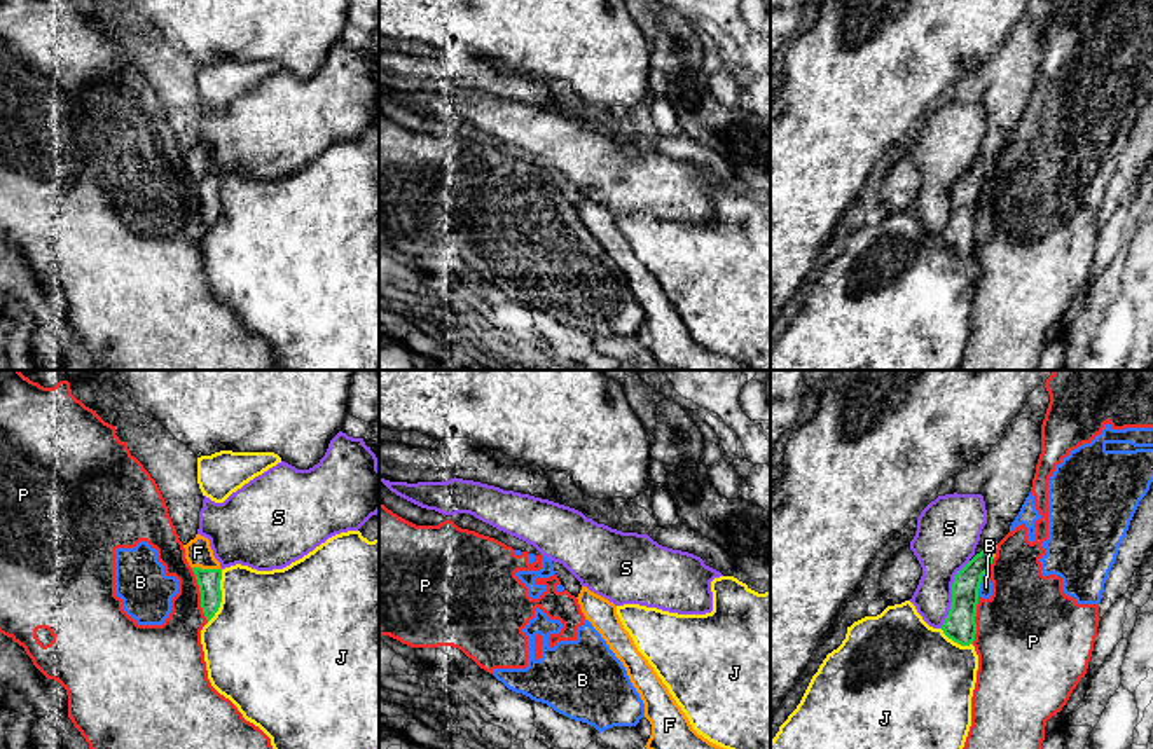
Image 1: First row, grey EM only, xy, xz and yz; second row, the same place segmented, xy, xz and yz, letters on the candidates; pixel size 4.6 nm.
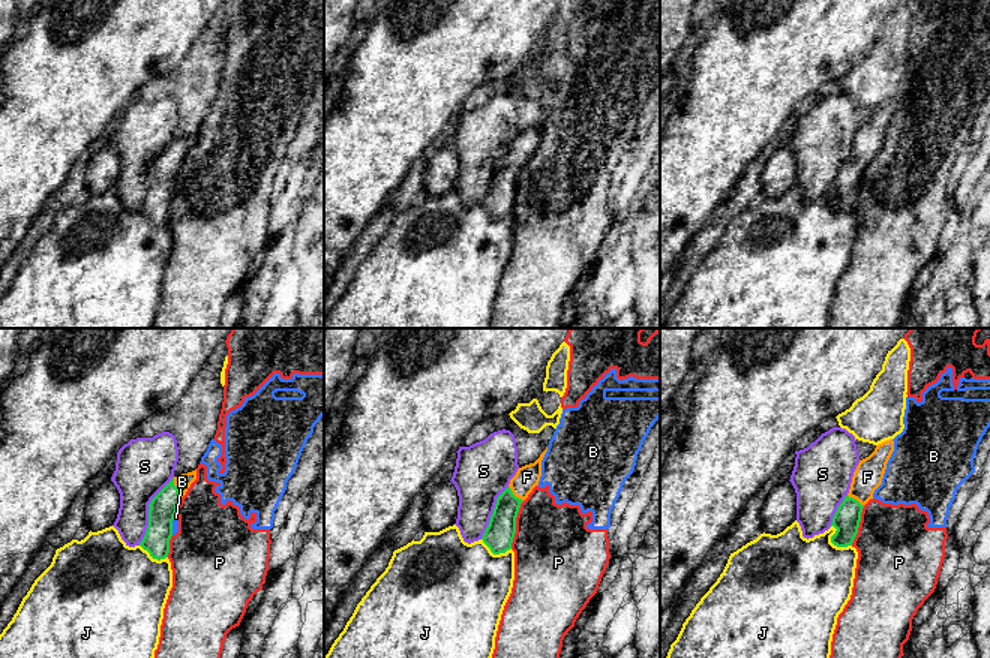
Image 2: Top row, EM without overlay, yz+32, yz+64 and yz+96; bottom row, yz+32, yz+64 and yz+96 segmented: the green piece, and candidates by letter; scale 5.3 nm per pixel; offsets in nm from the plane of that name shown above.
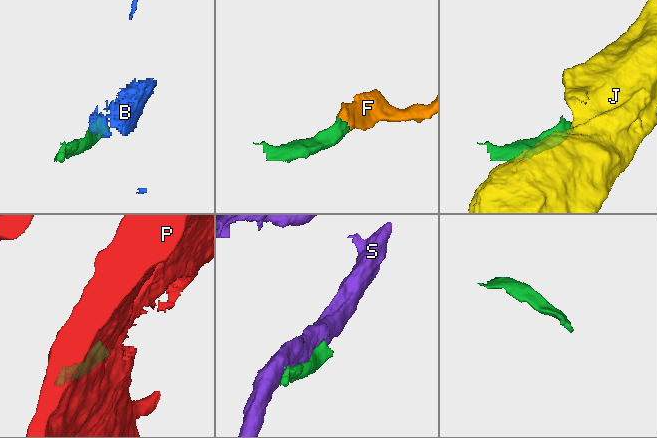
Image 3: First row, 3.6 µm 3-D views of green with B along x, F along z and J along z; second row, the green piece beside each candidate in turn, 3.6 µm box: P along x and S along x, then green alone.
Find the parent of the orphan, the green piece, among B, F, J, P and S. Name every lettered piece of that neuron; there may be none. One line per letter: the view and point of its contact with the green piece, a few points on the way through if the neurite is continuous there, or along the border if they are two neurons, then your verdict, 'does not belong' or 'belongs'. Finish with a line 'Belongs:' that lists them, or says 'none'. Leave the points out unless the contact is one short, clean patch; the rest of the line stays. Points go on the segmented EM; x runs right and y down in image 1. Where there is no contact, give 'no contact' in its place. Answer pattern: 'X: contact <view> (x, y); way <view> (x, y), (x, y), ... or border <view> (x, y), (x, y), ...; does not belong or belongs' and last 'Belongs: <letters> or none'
B: contact yz (980, 582); border yz (987, 570), (977, 596); does not belong
F: contact xy (207, 570); way xy (208, 580), (207, 570), (198, 552); belongs
J: contact xy (220, 596); does not belong
P: contact xy (201, 594); does not belong
S: contact yz (952, 594); does not belong
Belongs: F

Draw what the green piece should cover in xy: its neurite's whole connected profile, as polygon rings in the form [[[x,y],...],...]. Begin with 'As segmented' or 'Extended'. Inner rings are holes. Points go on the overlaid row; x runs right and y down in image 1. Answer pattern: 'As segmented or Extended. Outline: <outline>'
Extended. Outline: [[[196,534],[196,538],[190,539],[187,545],[183,545],[183,548],[185,548],[185,559],[192,567],[199,585],[203,613],[210,622],[218,611],[222,602],[220,562],[213,555],[210,539],[201,534]]]

